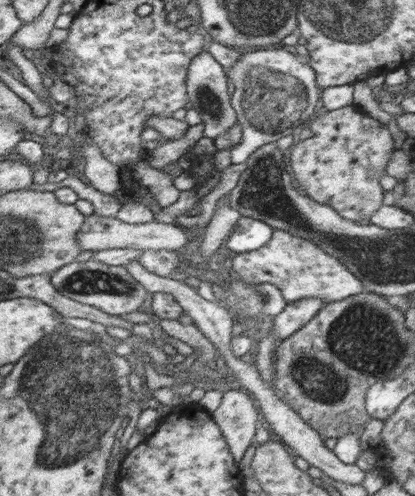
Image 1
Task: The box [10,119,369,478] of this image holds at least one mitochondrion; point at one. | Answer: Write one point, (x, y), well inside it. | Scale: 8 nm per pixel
(62, 385)

